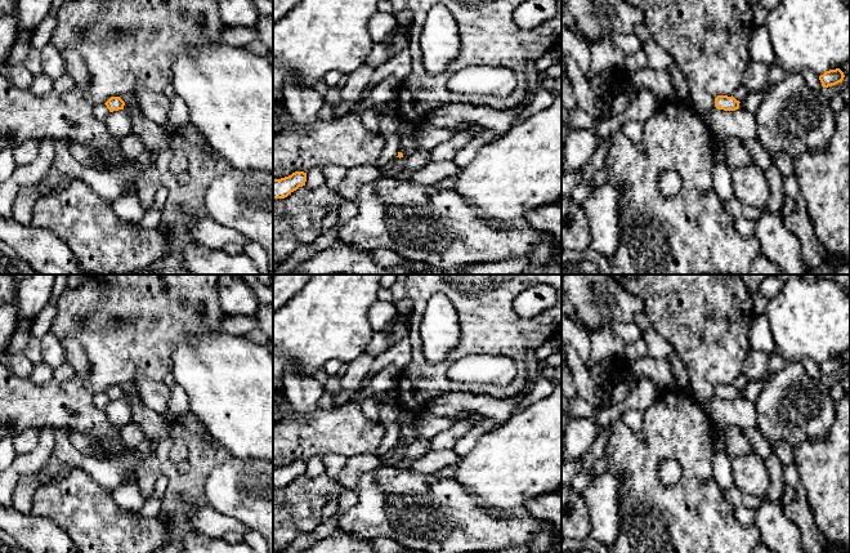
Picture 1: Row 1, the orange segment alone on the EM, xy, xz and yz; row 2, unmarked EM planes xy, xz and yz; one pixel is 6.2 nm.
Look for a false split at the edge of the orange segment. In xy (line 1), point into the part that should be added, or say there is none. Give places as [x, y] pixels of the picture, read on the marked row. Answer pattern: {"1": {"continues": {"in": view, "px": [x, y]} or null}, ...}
{"1": {"continues": null}}

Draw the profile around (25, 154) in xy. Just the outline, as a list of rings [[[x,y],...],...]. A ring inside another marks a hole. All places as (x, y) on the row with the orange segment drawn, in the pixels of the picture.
[[[30,139],[12,150],[17,166],[24,166],[33,162],[39,155],[40,139]]]

